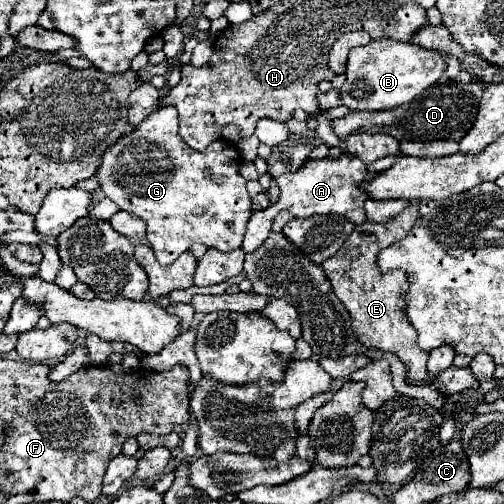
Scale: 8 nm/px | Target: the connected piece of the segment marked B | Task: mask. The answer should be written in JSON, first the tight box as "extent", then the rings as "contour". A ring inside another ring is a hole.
{"extent":[341,39,445,111],"contour":[[[379,39],[369,45],[355,47],[347,61],[347,79],[341,87],[343,105],[355,111],[383,111],[413,101],[421,91],[431,87],[445,71],[445,61],[439,51],[421,49],[415,43],[401,43],[395,39]]]}

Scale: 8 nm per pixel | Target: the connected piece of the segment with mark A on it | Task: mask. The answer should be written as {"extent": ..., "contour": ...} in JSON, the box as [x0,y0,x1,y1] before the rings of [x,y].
{"extent":[241,153,379,253],"contour":[[[341,153],[337,159],[333,159],[333,157],[309,159],[299,171],[295,171],[291,175],[281,175],[277,179],[277,185],[281,189],[277,203],[269,205],[263,211],[255,211],[251,215],[251,219],[247,221],[247,233],[245,233],[241,249],[245,253],[253,253],[255,249],[259,249],[271,233],[271,225],[273,225],[275,215],[281,211],[289,211],[295,219],[305,219],[305,217],[311,217],[317,213],[333,213],[333,215],[345,217],[353,225],[363,223],[365,221],[363,205],[365,205],[369,195],[359,185],[363,181],[371,181],[377,175],[379,175],[377,171],[369,171],[367,165],[363,165],[359,161],[359,157],[355,157],[353,153]]]}

